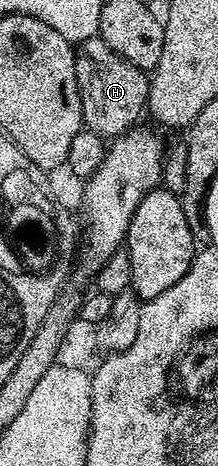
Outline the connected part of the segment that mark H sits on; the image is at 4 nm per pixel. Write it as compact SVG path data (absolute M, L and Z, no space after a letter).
M98 37L85 40L75 47L75 72L86 130L110 141L140 122L139 114L144 114L151 88L148 72L137 69L137 65L113 53L113 49L109 49L109 45L105 45L105 41Z

